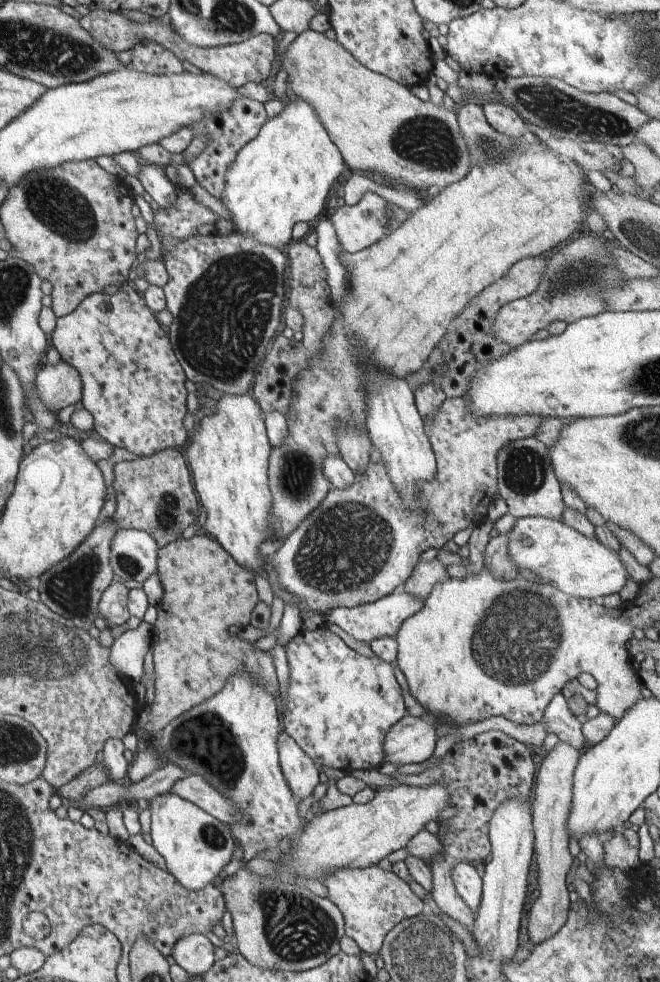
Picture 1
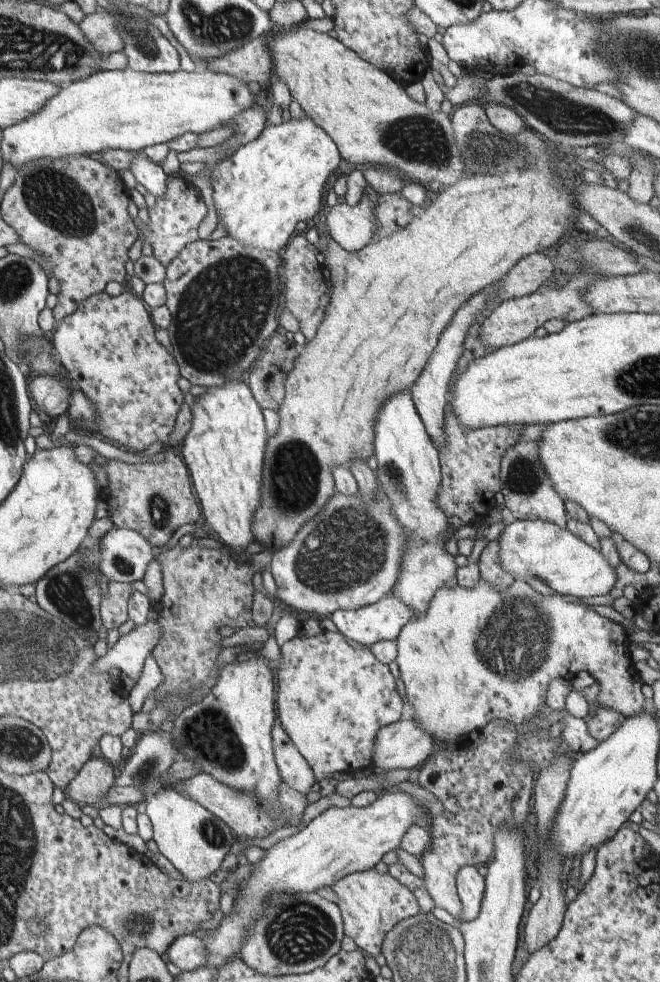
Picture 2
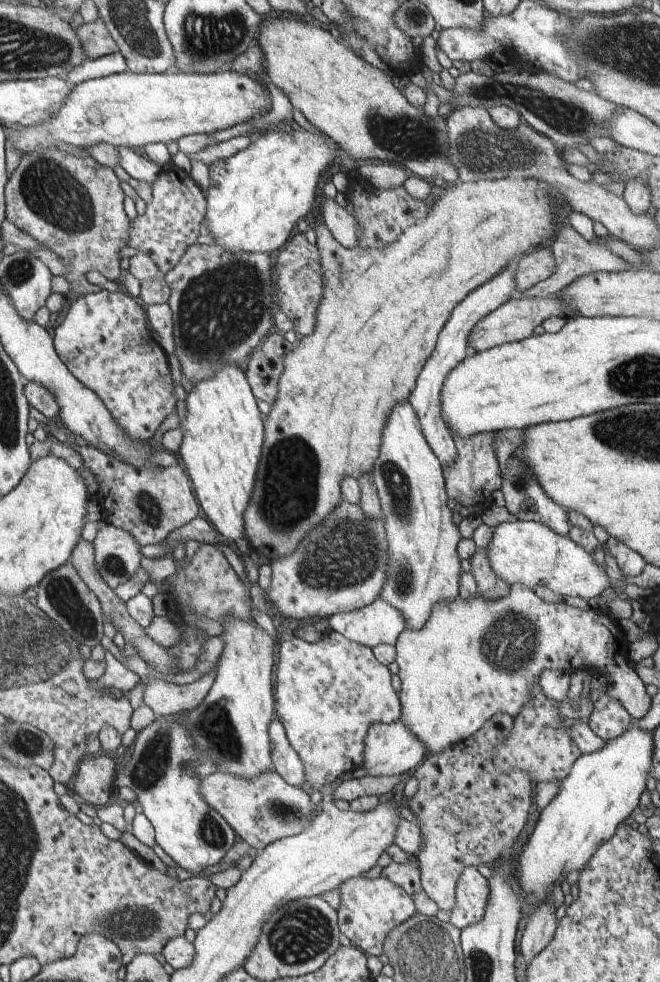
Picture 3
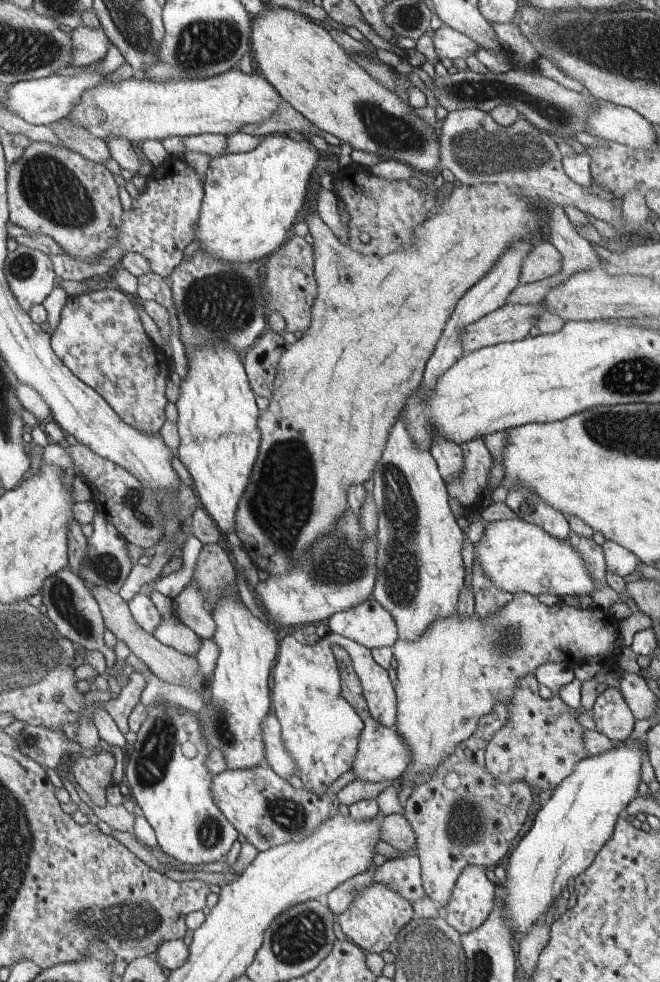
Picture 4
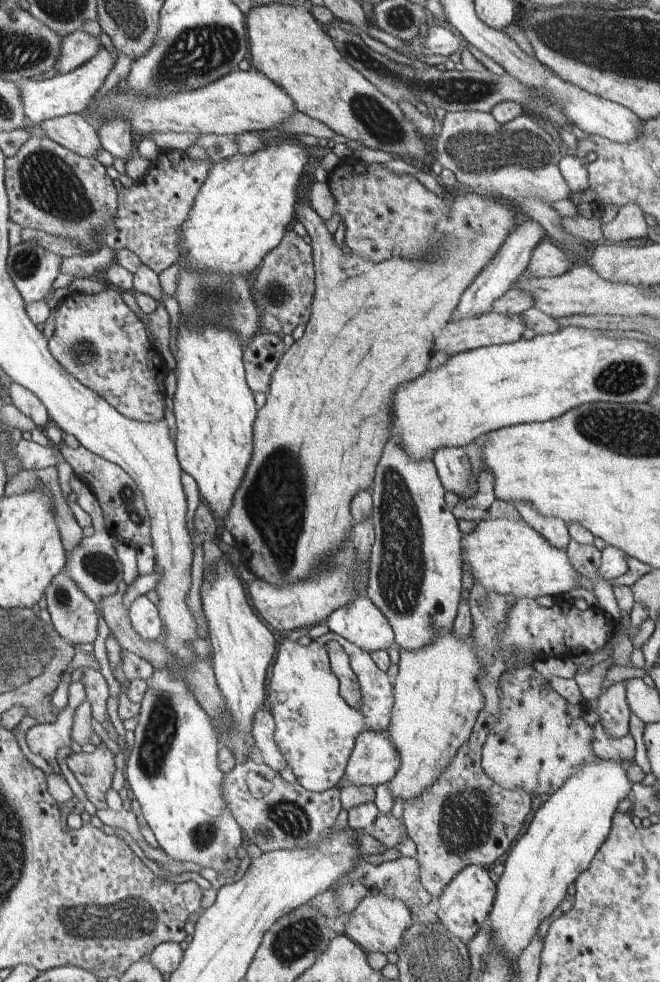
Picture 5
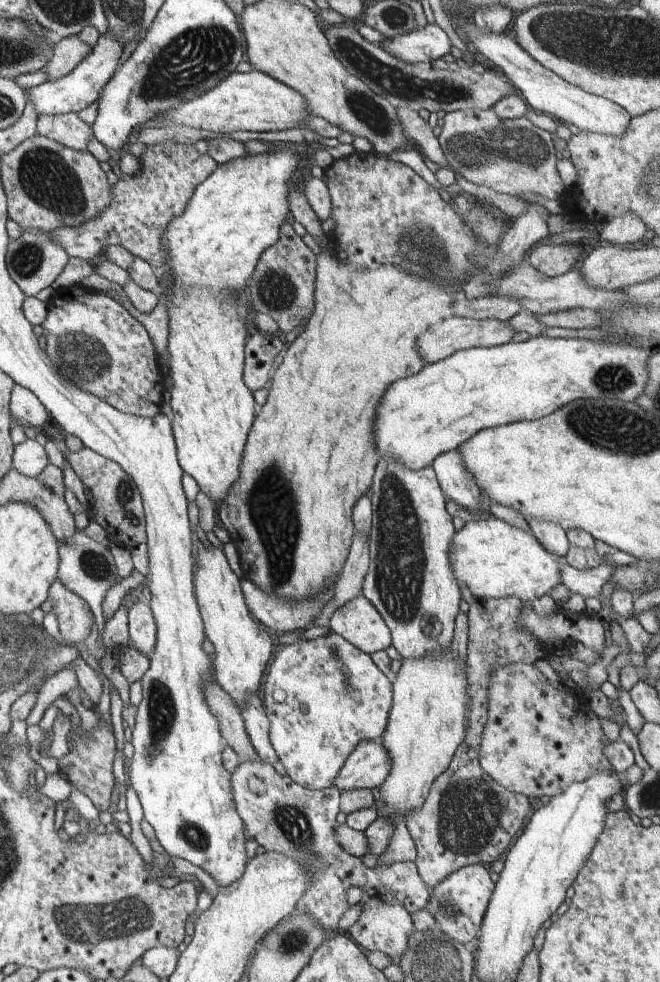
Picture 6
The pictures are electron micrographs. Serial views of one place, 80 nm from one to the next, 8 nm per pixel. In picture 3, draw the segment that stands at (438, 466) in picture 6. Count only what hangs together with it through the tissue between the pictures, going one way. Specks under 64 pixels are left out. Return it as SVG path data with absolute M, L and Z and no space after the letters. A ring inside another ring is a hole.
M518 255L489 281L469 292L468 296L456 305L456 308L451 312L450 318L448 318L442 327L435 349L419 372L416 386L409 396L408 402L412 405L414 412L419 417L424 438L427 440L428 446L431 446L432 452L435 452L435 455L439 458L443 467L451 465L457 459L454 436L452 436L450 429L441 419L441 390L445 376L468 355L466 354L469 346L467 338L471 328L474 328L474 325L482 317L490 314L493 310L496 310L496 308L502 306L502 304L515 296L517 288L515 274L518 261L521 258L522 256Z

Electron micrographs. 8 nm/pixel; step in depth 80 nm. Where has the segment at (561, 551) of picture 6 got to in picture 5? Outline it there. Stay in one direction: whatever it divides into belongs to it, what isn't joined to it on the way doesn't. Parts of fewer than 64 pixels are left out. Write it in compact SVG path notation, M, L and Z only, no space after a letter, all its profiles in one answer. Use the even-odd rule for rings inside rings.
M512 503L528 526L539 532L550 545L566 550L570 542L569 527L562 519L541 515L530 503Z

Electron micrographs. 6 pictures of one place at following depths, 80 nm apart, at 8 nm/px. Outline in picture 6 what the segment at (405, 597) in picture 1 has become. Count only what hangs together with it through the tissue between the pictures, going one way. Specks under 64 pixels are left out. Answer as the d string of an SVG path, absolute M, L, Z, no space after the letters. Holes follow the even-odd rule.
M362 594L338 607L331 616L329 630L369 655L385 651L392 644L390 629Z

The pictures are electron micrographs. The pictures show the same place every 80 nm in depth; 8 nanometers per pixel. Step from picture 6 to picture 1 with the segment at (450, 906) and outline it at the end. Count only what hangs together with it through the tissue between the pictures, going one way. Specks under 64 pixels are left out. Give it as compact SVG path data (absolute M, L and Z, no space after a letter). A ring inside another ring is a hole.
M468 863L457 864L452 869L452 880L457 893L462 897L467 907L476 914L483 891L483 878L478 874L478 870Z

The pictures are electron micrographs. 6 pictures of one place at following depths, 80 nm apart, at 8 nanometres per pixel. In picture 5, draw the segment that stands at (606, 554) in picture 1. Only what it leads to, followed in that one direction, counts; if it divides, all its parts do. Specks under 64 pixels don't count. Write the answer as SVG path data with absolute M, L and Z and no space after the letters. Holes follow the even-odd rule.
M487 519L476 523L472 532L461 536L461 559L471 566L474 582L480 583L488 592L512 595L517 599L522 597L537 599L543 596L555 597L558 594L564 594L567 590L580 587L580 574L569 561L567 551L550 545L539 532L528 526L524 520L514 522L508 519Z

